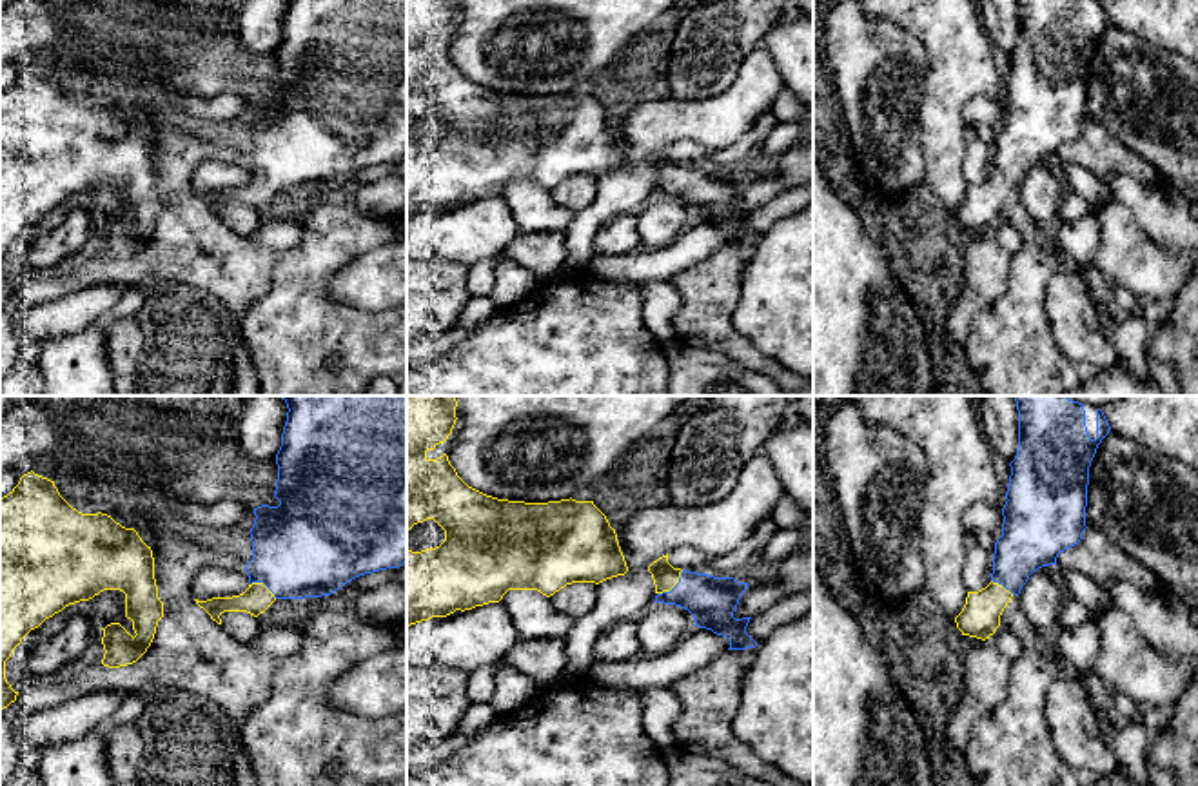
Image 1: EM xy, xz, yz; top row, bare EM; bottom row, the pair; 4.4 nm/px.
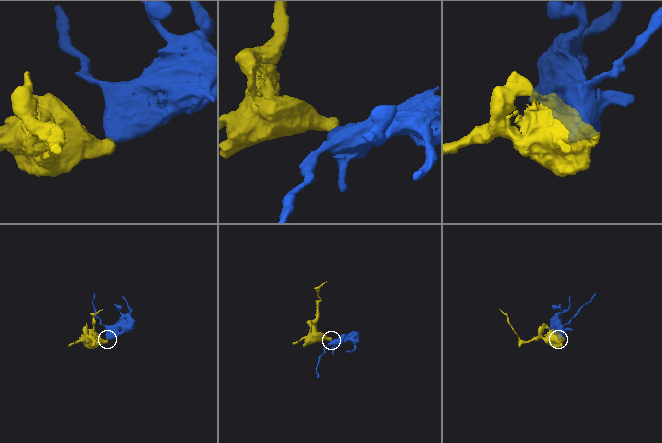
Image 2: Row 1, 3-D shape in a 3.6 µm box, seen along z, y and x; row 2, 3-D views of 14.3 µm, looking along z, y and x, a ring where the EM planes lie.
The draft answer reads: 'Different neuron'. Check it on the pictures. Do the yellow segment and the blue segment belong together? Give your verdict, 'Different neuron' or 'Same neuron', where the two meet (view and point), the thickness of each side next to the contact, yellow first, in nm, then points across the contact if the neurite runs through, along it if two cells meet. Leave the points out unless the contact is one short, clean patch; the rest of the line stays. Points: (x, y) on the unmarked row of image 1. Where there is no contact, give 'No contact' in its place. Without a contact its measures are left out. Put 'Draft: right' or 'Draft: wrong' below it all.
Same neuron. Touches yellow at xz (672, 180). Thickness 110 nm (yellow) against 220 nm. Path across: xz (665, 169), (672, 180), (697, 186), (712, 195)
Draft: wrong

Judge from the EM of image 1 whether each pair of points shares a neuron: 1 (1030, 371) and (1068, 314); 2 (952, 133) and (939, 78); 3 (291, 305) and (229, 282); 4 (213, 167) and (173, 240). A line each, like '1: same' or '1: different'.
1: different
2: same
3: different
4: different

